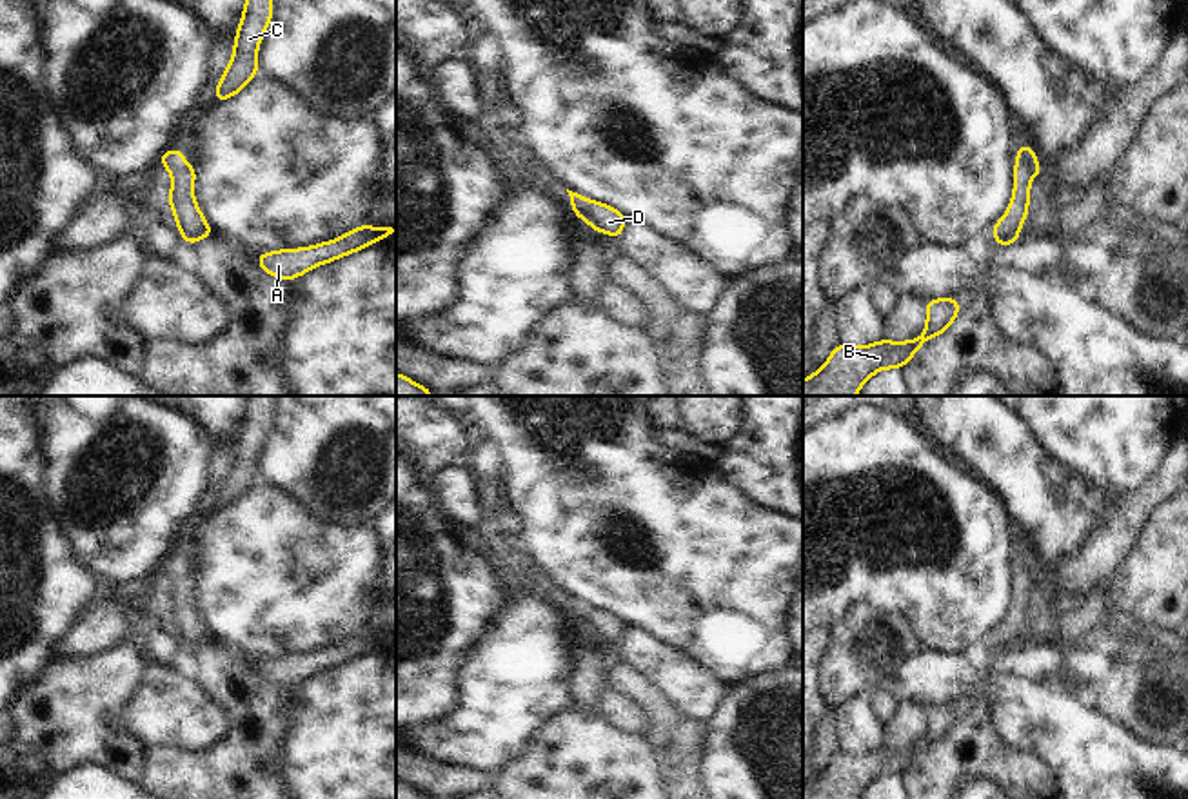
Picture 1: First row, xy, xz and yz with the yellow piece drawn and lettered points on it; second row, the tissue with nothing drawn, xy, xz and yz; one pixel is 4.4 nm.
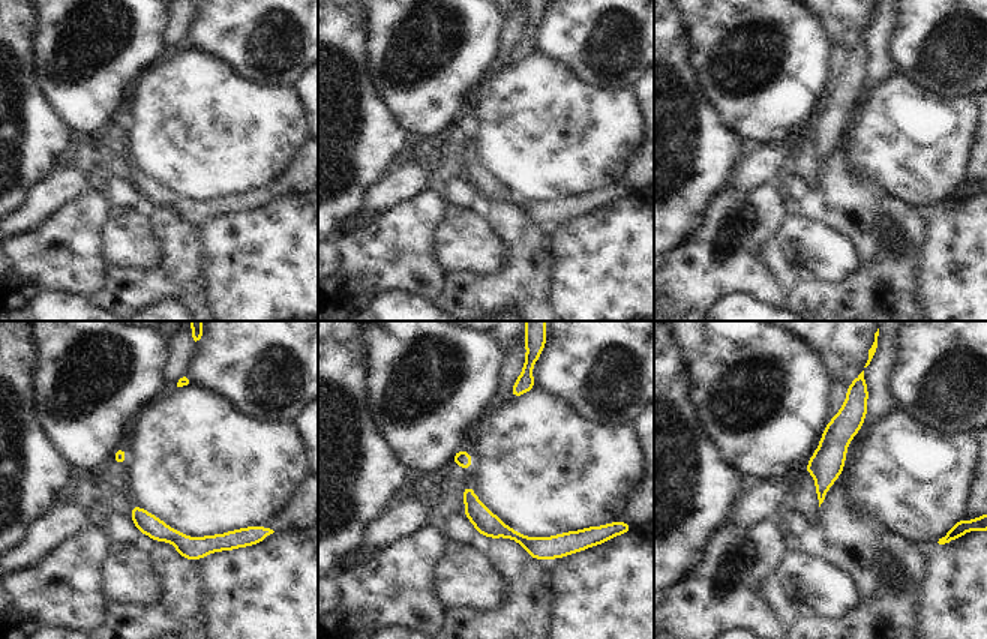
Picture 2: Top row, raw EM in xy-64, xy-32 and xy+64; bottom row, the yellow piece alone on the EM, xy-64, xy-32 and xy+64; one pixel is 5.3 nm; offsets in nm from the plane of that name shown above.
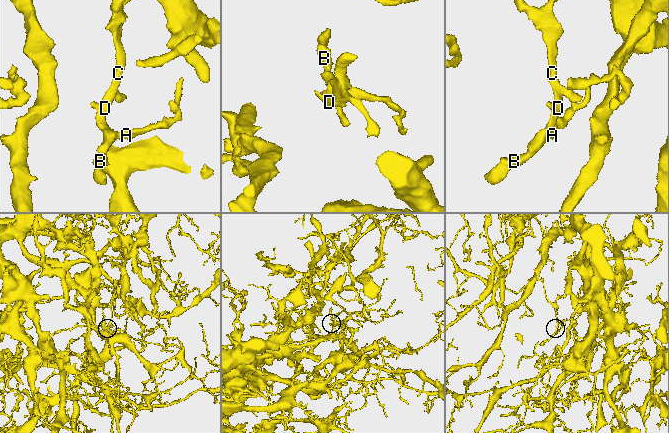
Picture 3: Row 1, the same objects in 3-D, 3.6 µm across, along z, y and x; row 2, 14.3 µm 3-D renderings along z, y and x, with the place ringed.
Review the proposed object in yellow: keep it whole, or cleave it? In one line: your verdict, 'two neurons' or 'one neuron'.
one neuron

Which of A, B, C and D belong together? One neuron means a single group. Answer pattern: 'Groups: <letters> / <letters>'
Groups: A B C D.

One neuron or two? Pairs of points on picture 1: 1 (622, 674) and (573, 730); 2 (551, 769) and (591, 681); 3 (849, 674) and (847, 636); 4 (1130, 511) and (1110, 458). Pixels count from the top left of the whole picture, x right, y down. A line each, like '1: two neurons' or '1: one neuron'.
1: two neurons
2: two neurons
3: one neuron
4: two neurons

